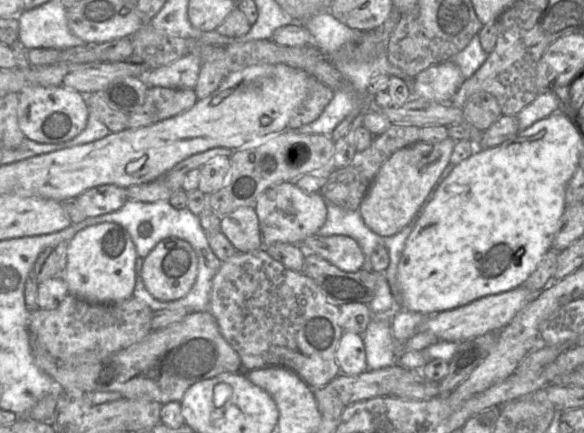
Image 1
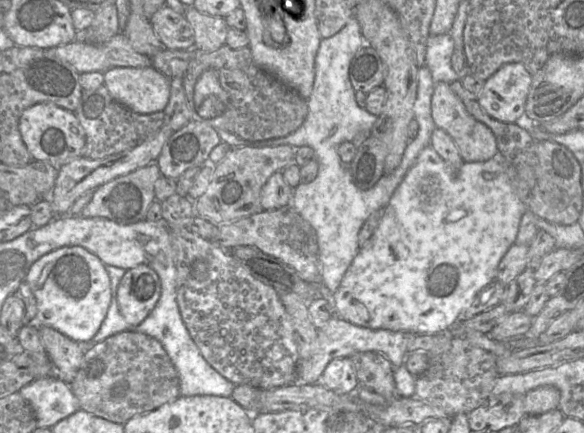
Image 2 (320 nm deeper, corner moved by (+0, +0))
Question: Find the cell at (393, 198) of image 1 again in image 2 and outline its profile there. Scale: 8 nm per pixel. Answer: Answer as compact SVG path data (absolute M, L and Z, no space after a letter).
M506 63L485 80L476 99L489 116L512 123L525 115L531 81L532 75L522 63Z

